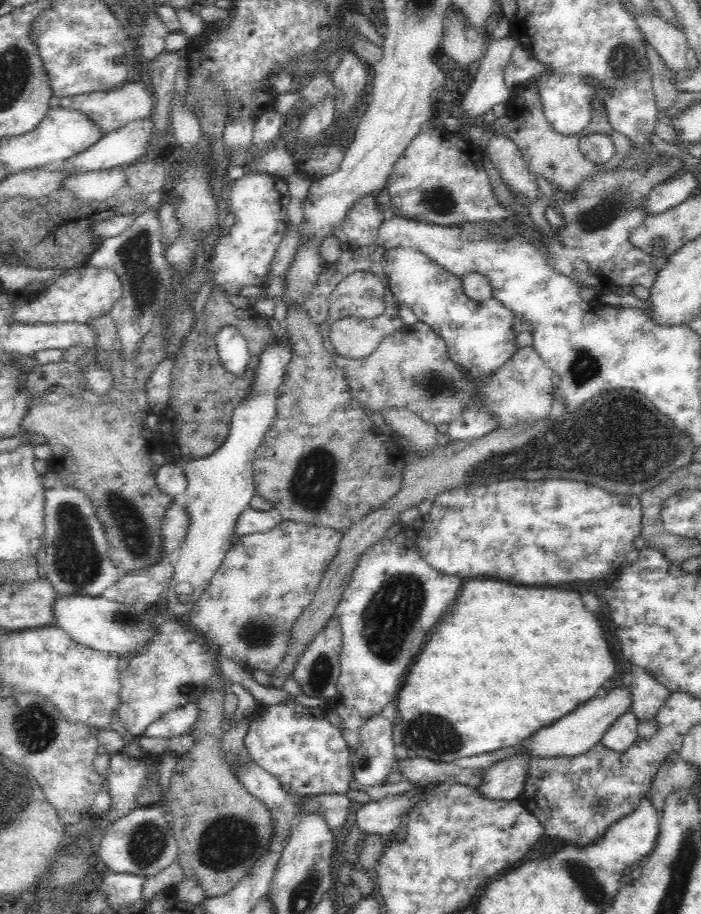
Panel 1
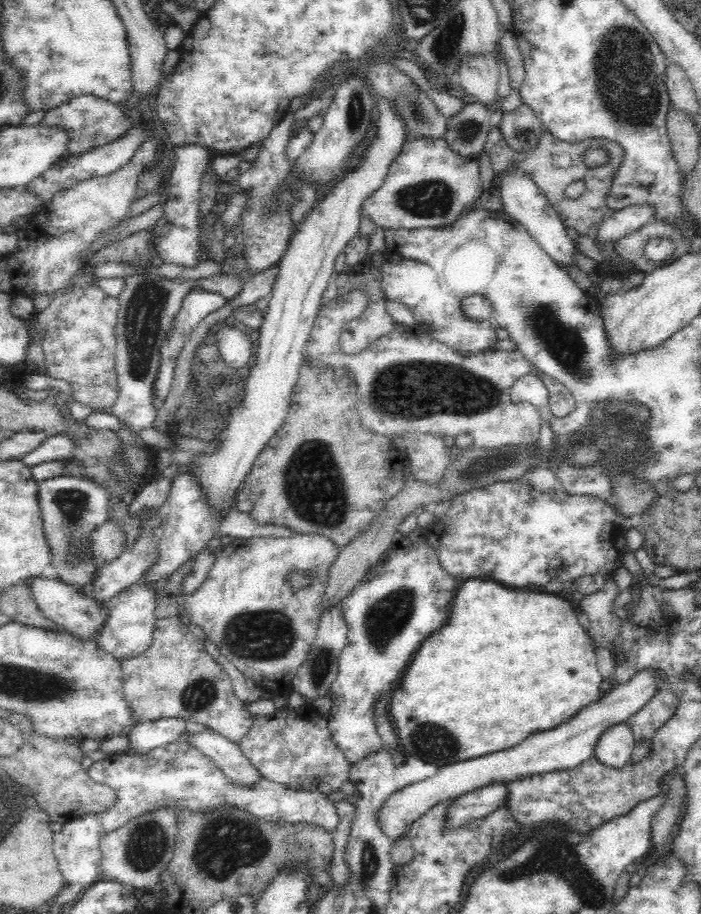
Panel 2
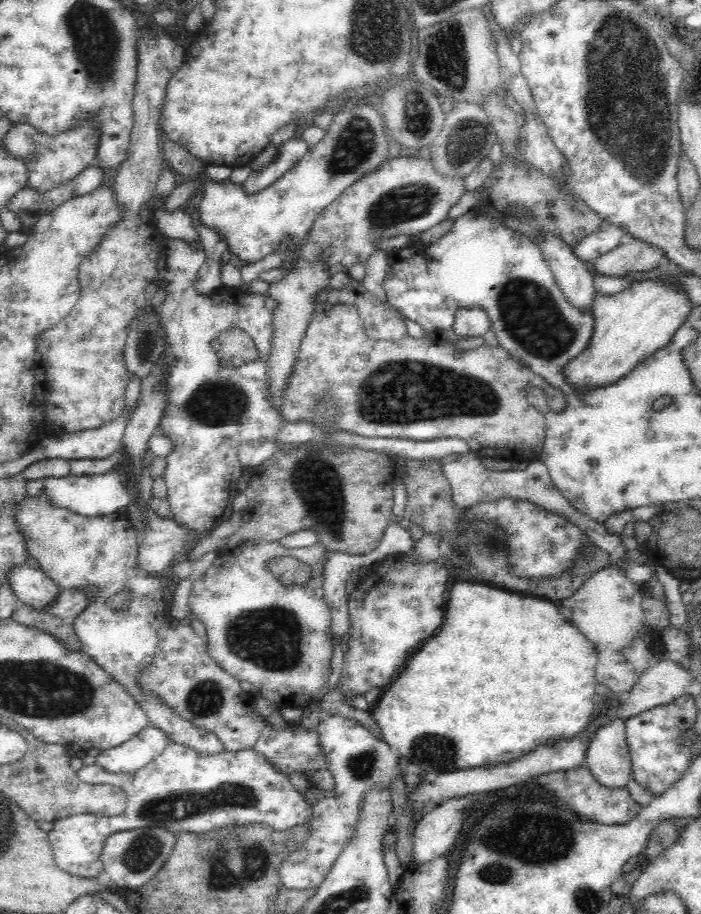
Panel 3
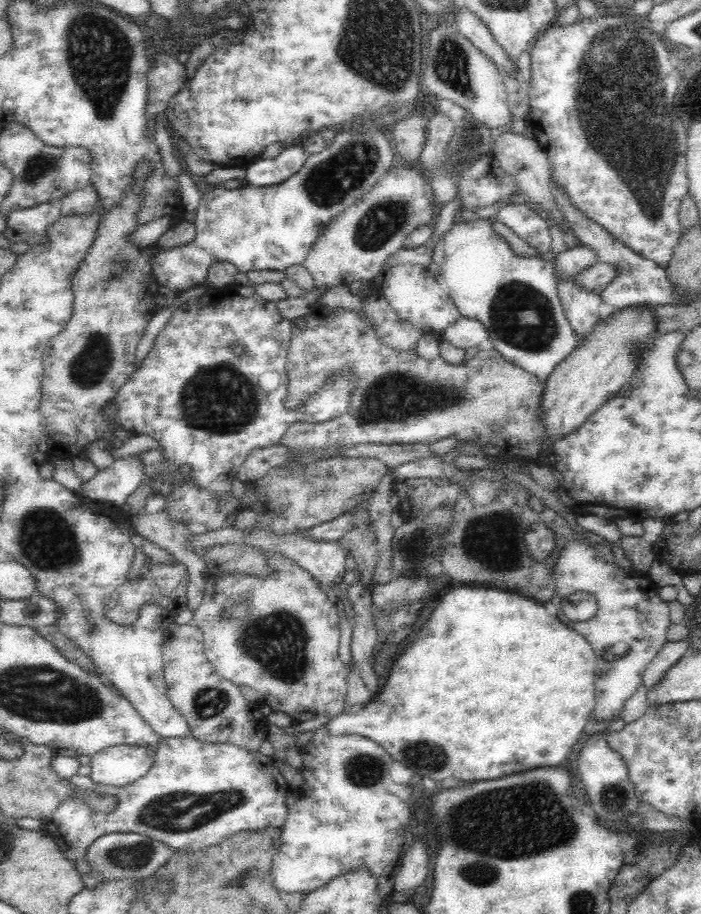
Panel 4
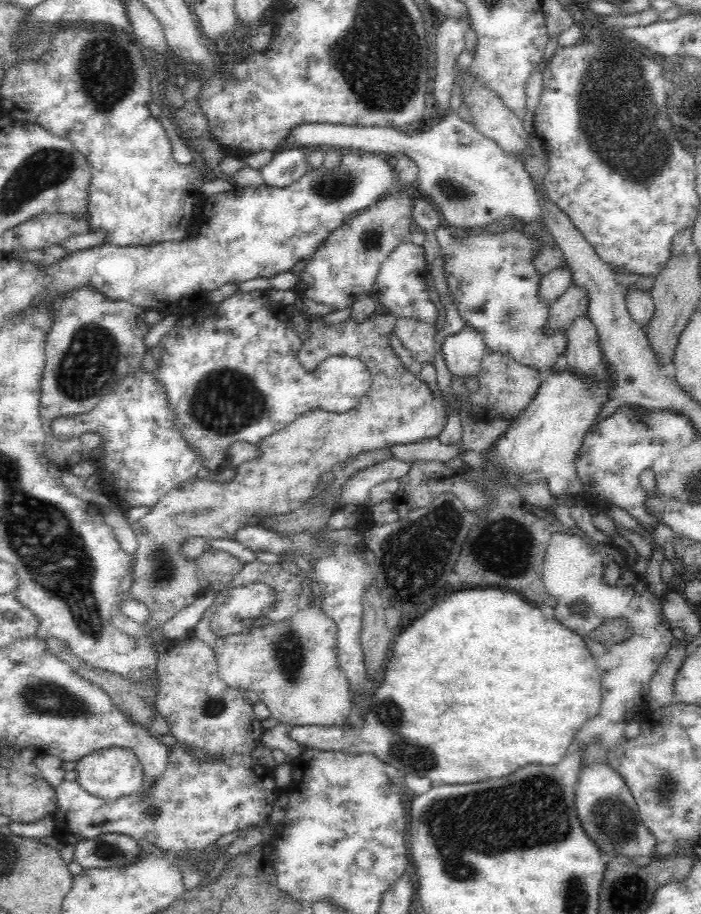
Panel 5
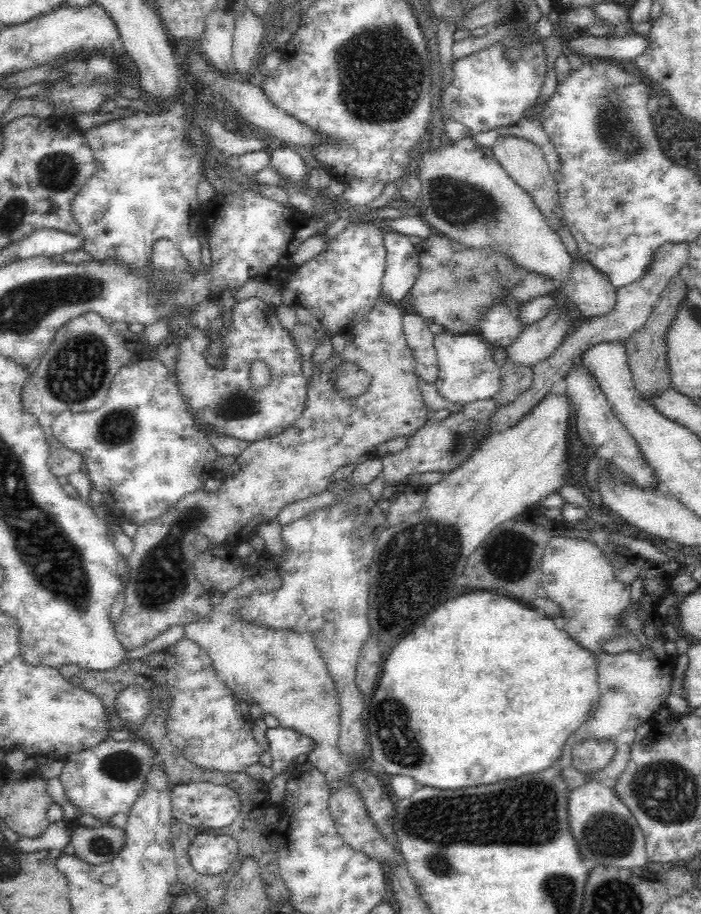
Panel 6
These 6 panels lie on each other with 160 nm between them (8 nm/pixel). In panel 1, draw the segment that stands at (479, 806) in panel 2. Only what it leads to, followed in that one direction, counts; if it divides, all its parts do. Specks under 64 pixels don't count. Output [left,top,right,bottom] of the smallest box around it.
[476,756,529,801]

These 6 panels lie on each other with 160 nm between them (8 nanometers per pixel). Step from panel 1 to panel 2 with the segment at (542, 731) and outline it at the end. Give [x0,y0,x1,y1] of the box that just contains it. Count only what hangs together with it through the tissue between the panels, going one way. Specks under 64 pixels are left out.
[377,668,667,841]

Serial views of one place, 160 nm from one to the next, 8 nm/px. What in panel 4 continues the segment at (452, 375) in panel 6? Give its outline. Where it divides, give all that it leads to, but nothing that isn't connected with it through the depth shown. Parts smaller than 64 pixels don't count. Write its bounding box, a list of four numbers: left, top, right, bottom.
[444,316,487,352]

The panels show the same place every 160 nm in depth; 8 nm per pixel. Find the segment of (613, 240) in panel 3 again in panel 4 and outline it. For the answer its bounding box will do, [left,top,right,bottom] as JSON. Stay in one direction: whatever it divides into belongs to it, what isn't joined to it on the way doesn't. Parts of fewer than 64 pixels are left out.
[552,246,598,282]

